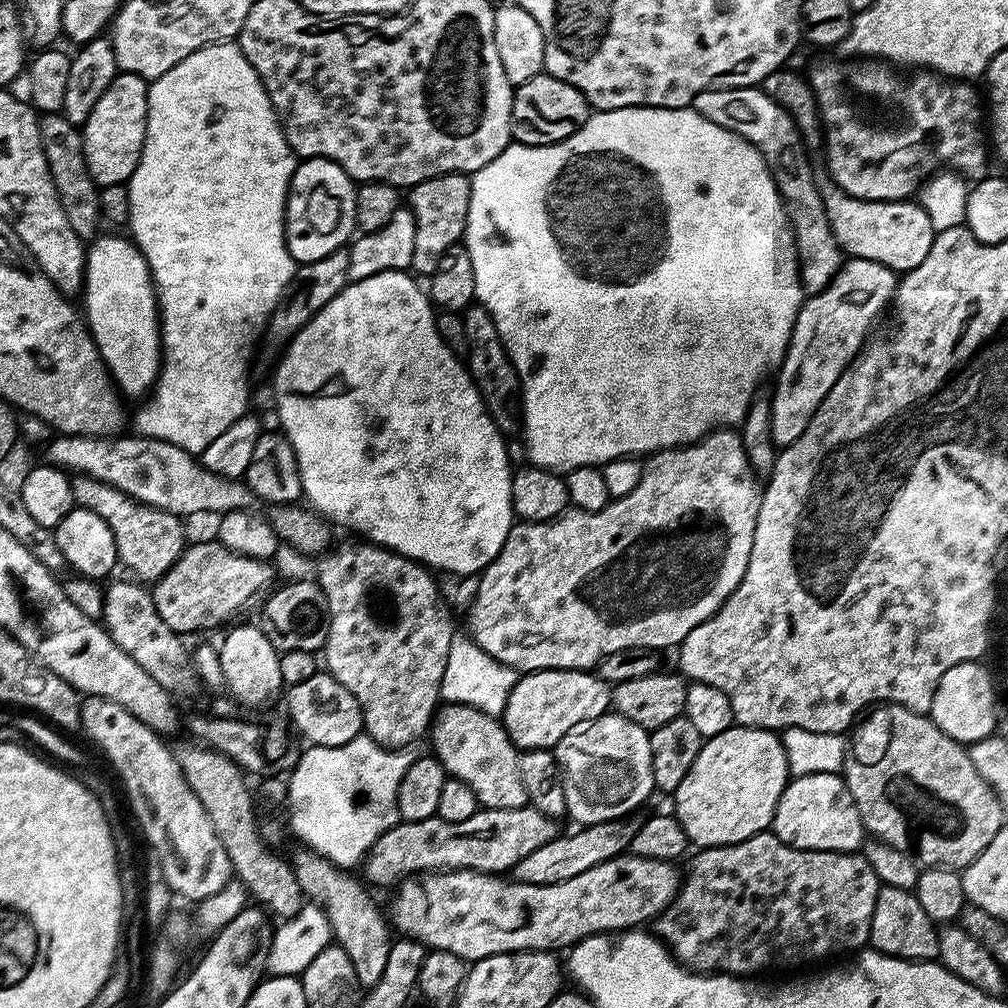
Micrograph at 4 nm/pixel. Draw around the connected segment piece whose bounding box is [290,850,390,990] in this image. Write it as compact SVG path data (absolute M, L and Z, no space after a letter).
M300 851L304 852L290 860L298 878L298 886L311 903L320 905L328 915L335 943L342 950L346 950L346 954L350 954L350 962L354 962L357 985L364 990L373 988L378 978L382 978L382 970L386 970L390 924L385 913L384 916L380 913L379 906L367 892L369 889L359 879L356 881L345 869L336 867L314 851Z

